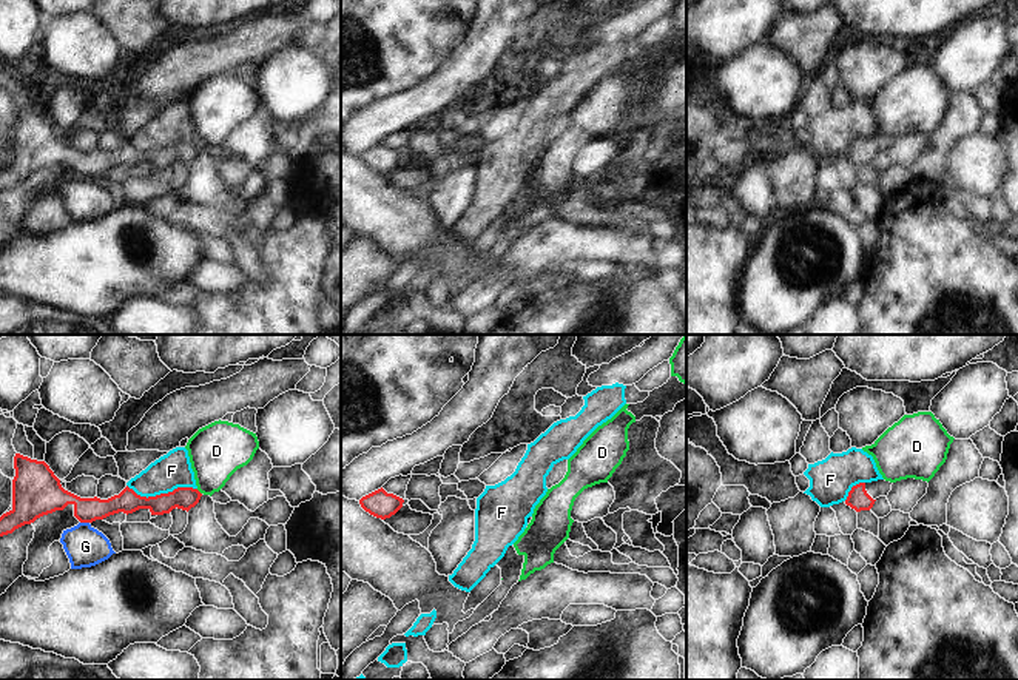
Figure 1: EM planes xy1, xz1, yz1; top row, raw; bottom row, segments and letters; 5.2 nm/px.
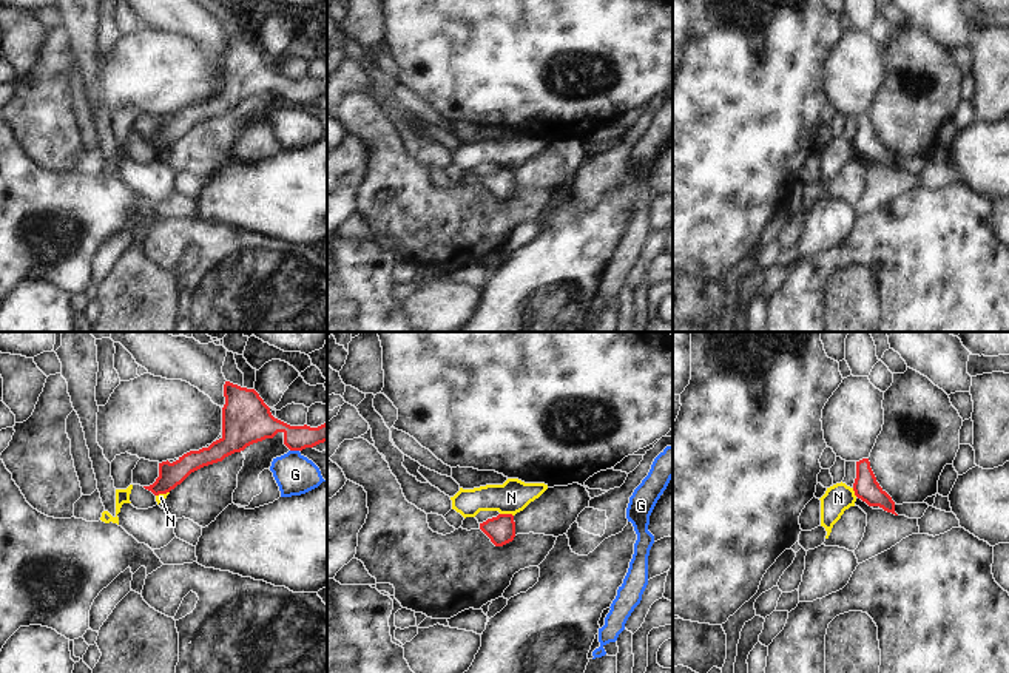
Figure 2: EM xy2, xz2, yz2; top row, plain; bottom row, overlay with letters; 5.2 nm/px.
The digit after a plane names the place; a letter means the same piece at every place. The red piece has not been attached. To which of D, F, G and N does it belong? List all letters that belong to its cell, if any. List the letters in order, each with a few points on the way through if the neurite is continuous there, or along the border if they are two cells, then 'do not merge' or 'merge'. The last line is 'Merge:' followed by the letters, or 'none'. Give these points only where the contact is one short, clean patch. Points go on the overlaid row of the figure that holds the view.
D: border xy1 (196, 489), (201, 494); do not merge
F: border xy1 (127, 484), (147, 497), (167, 494), (178, 488), (196, 489); do not merge
G: border xy1 (80, 521), (88, 523); do not merge
N: border xz2 (500, 513), (512, 516); do not merge
Merge: none

